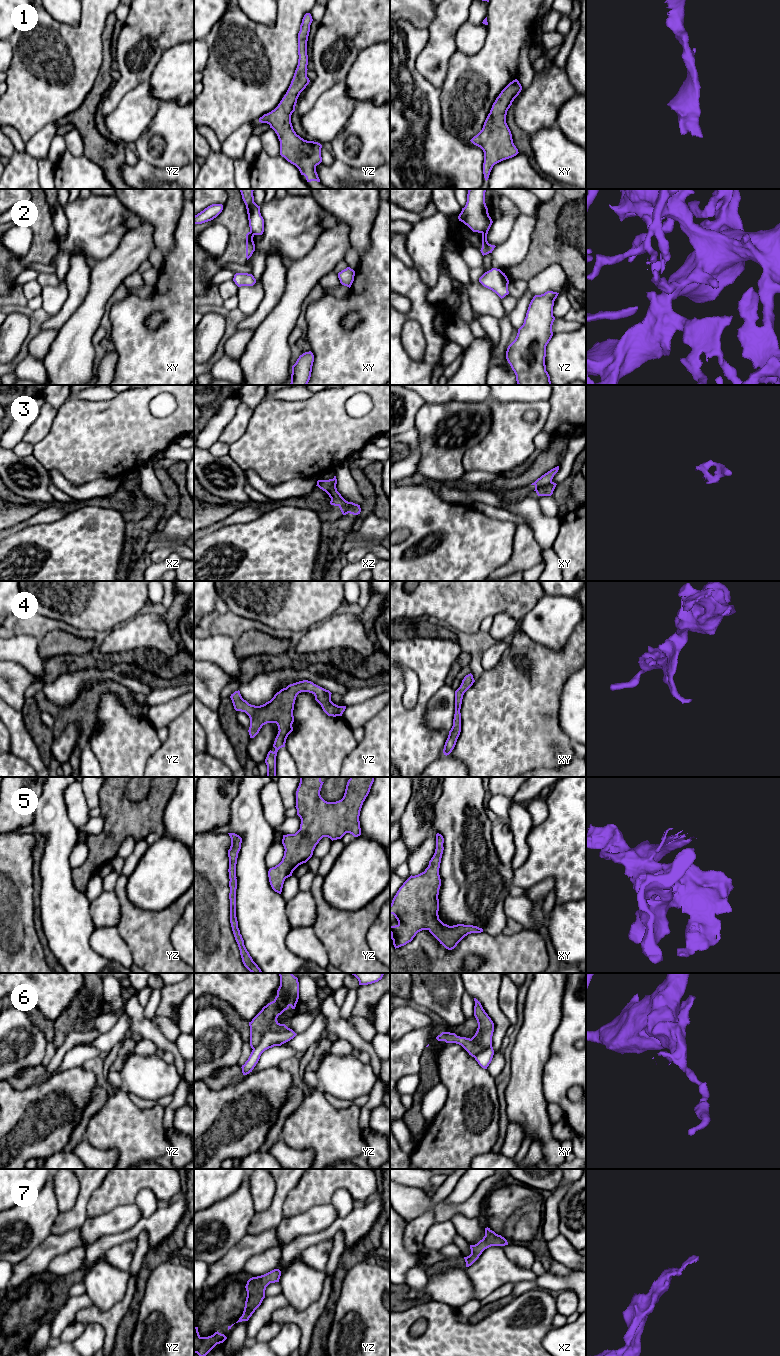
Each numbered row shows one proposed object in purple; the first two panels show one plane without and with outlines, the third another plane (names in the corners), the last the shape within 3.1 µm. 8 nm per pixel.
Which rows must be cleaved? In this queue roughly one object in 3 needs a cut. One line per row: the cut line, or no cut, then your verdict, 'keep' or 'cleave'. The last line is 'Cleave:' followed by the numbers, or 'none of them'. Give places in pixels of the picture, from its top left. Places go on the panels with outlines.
1: cut none; keep
2: cut yz (488, 229), (482, 233); cleave
3: cut xy (551, 481), (536, 491); cleave
4: cut none; keep
5: cut none; keep
6: cut yz (286, 1026), (280, 1030), (268, 1030), (253, 1049); cleave
7: cut none; keep
Cleave: 2, 3, 6

